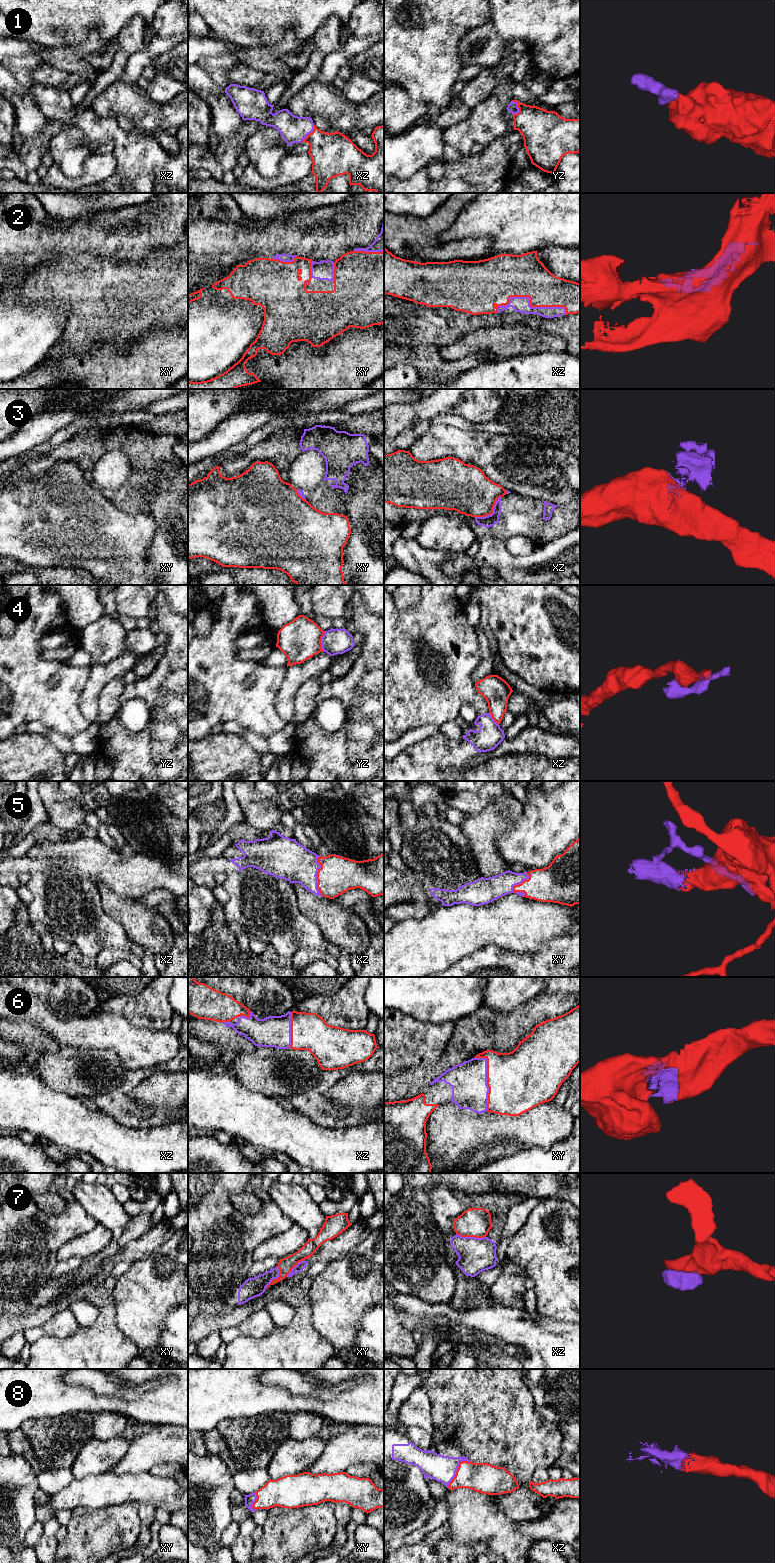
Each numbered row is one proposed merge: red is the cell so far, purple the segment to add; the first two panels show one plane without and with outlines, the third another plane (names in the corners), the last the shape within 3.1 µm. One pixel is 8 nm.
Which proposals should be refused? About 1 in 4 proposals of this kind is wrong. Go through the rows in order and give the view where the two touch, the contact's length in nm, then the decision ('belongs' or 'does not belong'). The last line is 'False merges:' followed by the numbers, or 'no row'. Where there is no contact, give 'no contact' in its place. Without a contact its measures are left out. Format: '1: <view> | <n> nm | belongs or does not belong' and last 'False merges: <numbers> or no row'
1: yz | 130 nm | belongs
2: xz | 600 nm | belongs
3: xz | 280 nm | does not belong
4: yz | 160 nm | does not belong
5: xy | 200 nm | belongs
6: xy | 440 nm | belongs
7: xz | 240 nm | does not belong
8: xz | 280 nm | belongs
False merges: 3, 4, 7

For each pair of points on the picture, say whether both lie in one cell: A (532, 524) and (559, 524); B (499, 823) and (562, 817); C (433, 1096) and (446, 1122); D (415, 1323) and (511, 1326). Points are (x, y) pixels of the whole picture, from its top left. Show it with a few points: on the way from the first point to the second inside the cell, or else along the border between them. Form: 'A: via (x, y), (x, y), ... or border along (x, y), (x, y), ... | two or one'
A: via (539, 524), (552, 524) | one
B: border along (523, 804), (522, 815), (498, 837) | two
C: border along (447, 1101), (439, 1105) | two
D: via (439, 1323), (449, 1323), (452, 1326), (487, 1326) | one

